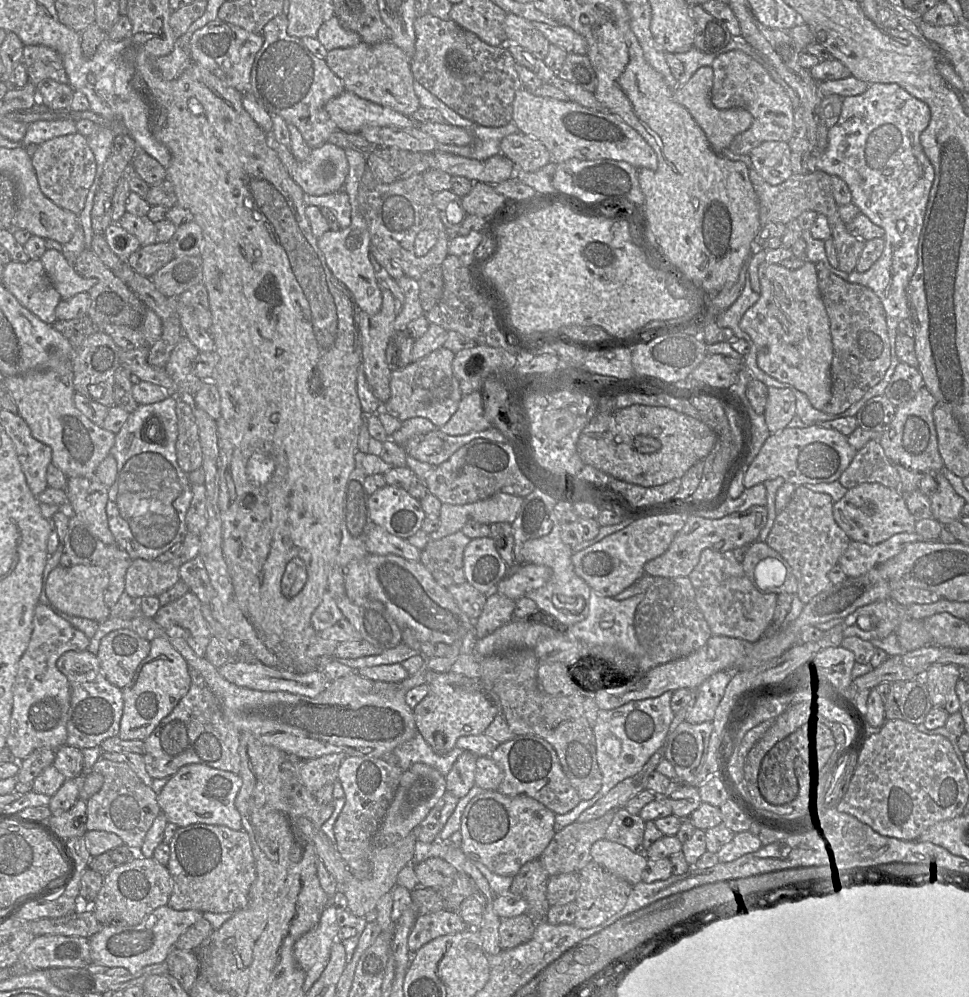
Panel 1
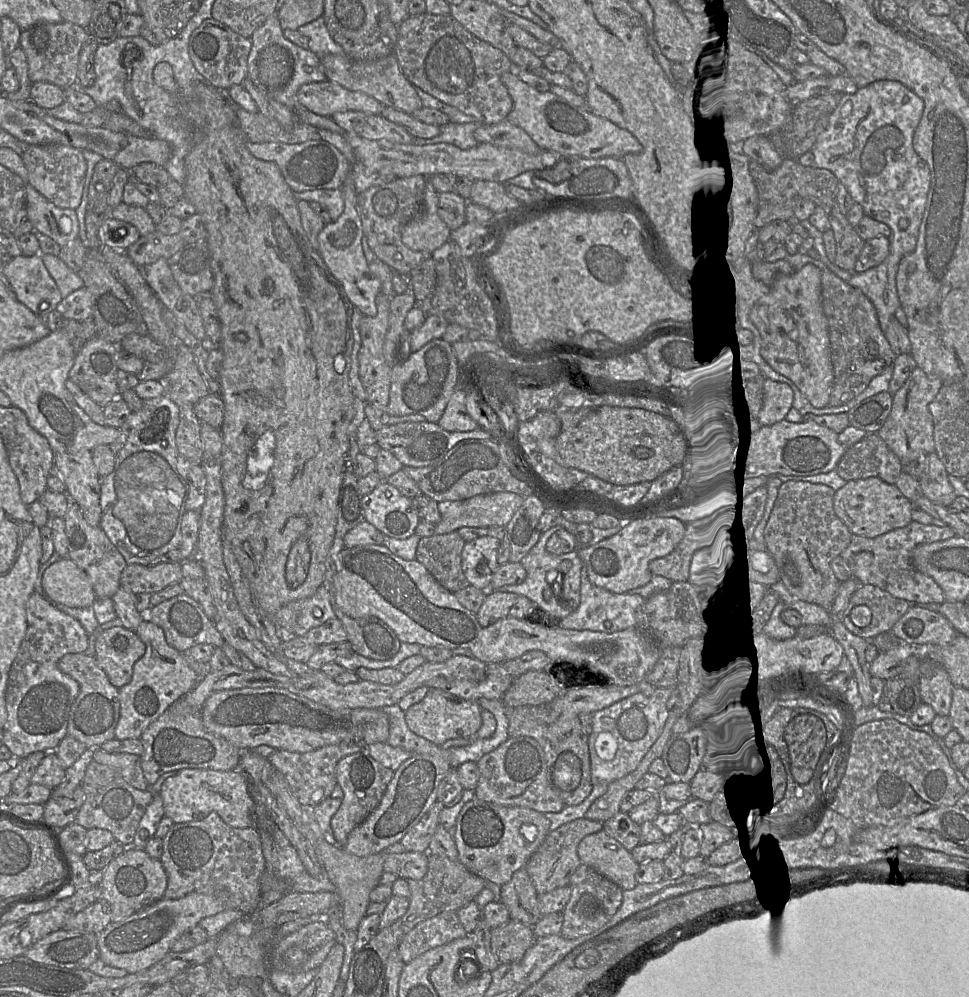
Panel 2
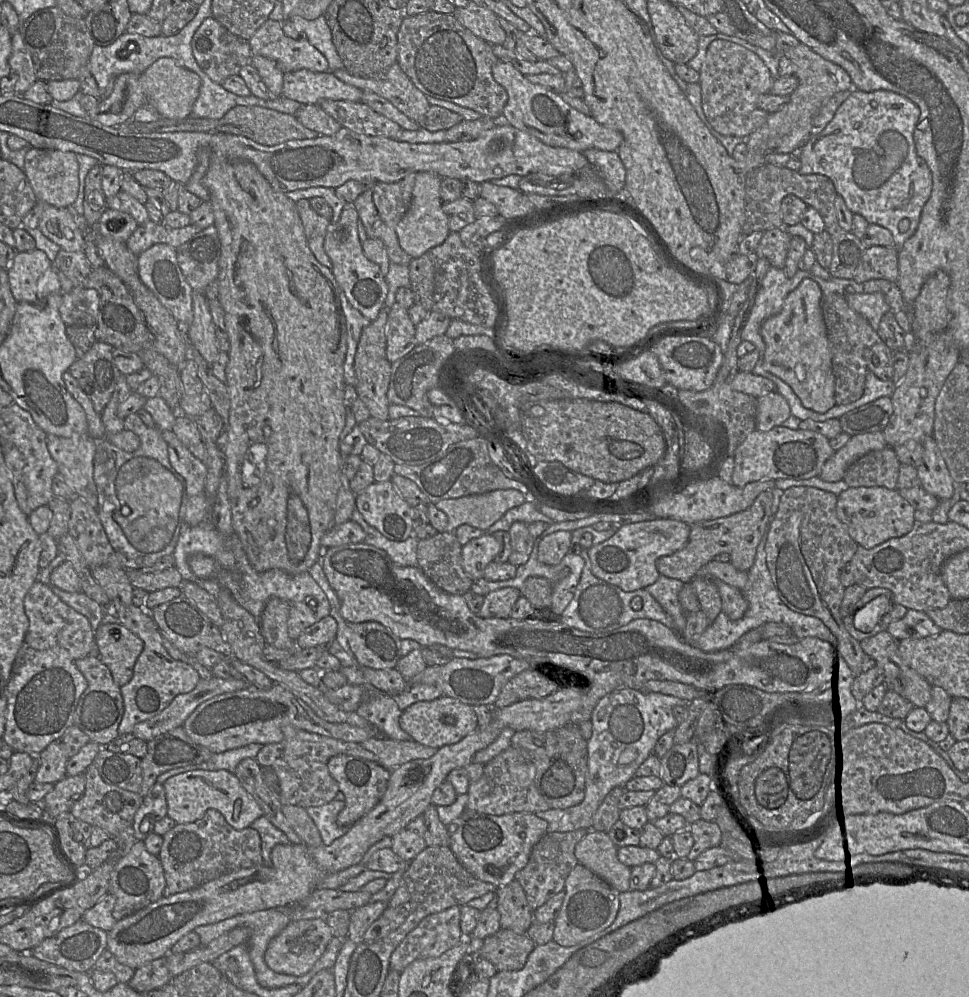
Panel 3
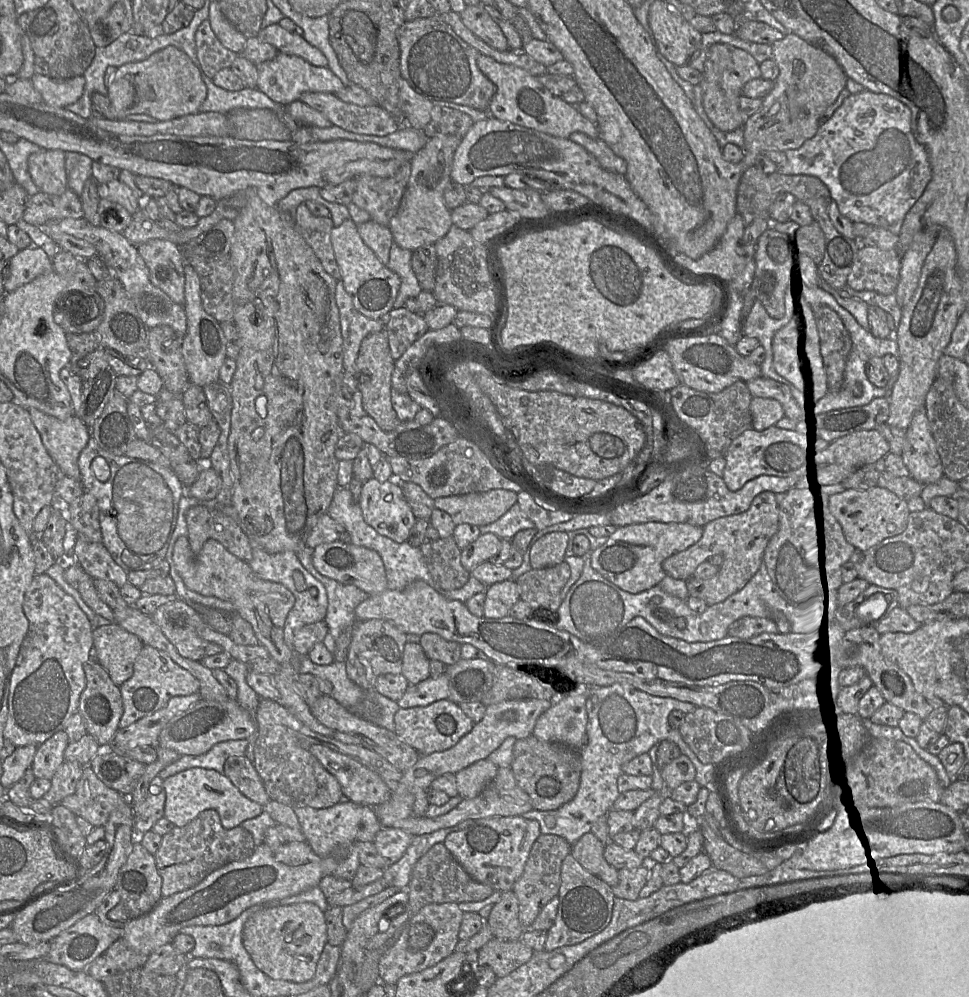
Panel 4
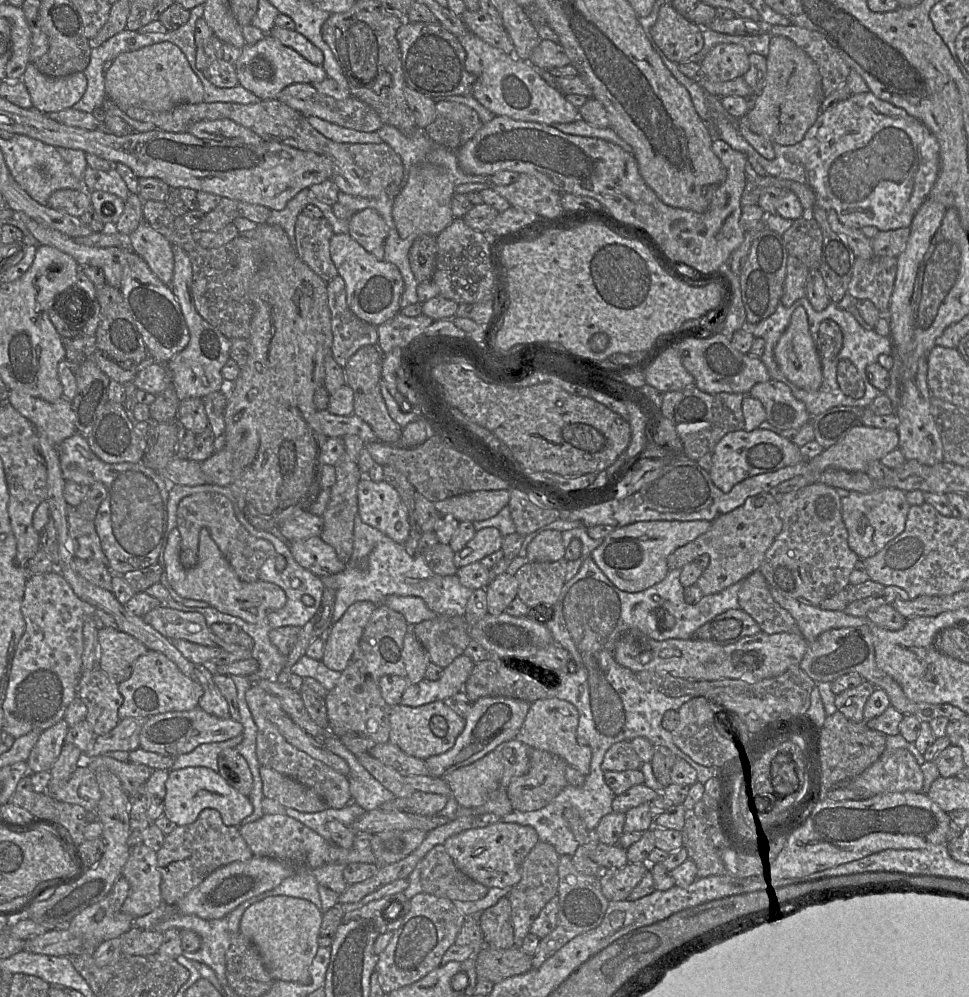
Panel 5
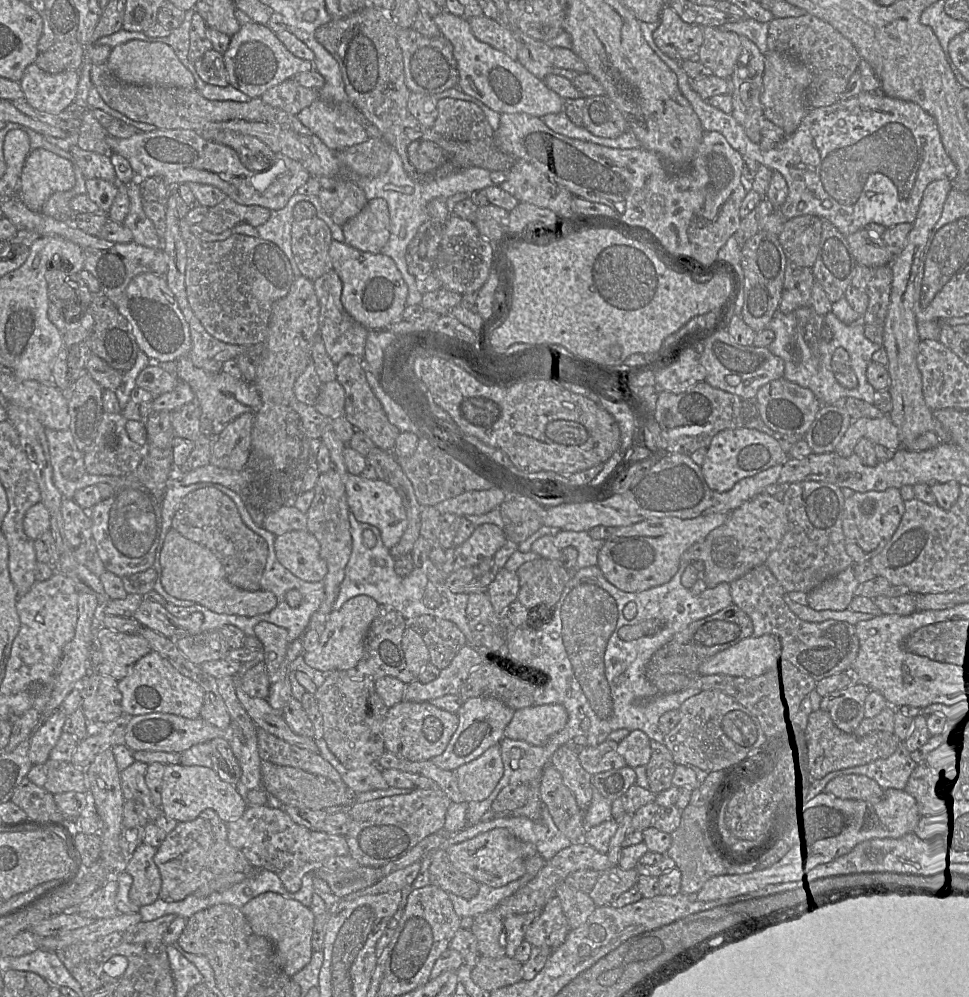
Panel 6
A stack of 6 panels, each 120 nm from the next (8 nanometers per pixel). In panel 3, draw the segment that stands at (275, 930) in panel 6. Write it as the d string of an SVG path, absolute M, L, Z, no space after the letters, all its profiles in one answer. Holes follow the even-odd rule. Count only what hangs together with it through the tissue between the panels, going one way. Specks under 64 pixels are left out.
M324 919L292 921L269 942L264 954L265 963L279 974L304 975L321 957L332 938L334 938L332 930Z

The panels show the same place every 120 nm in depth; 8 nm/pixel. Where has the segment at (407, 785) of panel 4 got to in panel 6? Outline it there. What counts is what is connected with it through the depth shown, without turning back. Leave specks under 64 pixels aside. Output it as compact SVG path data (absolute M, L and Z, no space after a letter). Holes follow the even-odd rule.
M474 697L466 700L457 715L459 725L449 741L445 751L431 759L437 767L455 771L458 767L480 757L488 748L499 744L504 738L504 730L515 710L494 698Z

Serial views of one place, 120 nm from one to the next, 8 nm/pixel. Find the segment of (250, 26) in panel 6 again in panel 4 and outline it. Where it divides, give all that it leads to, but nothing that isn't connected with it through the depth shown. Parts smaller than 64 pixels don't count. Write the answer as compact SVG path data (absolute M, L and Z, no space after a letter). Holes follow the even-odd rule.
M279 52L272 60L256 65L258 71L257 89L265 93L272 101L287 106L299 100L306 92L325 92L336 94L345 86L328 68L314 66L301 57Z

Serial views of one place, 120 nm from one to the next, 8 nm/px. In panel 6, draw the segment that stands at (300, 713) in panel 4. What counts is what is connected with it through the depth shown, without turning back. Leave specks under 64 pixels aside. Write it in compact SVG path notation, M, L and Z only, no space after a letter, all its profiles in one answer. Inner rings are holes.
M172 528L165 535L160 564L161 583L168 594L195 602L217 614L253 617L269 613L278 604L277 597L270 591L246 591L232 585L222 563L209 548L185 538Z

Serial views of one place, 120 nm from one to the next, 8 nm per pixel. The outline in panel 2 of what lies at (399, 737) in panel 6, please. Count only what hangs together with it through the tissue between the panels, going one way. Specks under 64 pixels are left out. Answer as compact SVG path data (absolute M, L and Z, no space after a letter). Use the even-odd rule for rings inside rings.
M431 688L421 701L405 711L405 721L416 735L441 746L449 739L475 738L482 725L481 710L478 700L465 700L439 688Z

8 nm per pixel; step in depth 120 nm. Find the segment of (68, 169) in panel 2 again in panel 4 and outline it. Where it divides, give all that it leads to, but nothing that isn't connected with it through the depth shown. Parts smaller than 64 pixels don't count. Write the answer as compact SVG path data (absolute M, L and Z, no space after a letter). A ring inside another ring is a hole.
M41 149L32 153L28 158L28 171L40 192L61 195L68 189L62 150Z

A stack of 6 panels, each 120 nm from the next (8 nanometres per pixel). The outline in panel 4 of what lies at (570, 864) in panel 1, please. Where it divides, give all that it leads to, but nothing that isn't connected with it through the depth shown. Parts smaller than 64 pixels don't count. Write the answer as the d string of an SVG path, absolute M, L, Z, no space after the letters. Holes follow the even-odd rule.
M541 833L534 842L523 874L512 889L519 901L519 920L525 929L532 926L541 909L558 895L562 862L571 853L572 846L565 838L554 834Z

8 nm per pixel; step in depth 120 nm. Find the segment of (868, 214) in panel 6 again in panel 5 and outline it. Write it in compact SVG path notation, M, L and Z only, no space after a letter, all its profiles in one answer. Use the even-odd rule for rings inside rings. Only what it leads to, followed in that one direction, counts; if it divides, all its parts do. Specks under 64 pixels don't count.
M872 92L852 94L838 104L822 109L815 123L808 129L804 138L797 144L783 146L773 143L775 157L772 160L757 156L757 161L764 168L766 175L792 180L808 185L816 194L816 204L827 212L835 210L839 221L846 227L860 229L864 226L874 226L879 231L896 230L910 227L913 217L922 203L928 198L940 171L940 146L935 135L918 119L909 115L904 109L877 98Z

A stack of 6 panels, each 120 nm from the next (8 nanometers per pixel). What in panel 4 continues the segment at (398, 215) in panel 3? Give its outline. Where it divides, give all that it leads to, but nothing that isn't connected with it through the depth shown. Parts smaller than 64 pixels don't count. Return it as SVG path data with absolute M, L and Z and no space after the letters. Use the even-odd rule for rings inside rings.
M410 162L402 164L391 177L360 175L355 178L357 187L352 202L365 210L371 220L389 227L390 220L399 209L410 175Z

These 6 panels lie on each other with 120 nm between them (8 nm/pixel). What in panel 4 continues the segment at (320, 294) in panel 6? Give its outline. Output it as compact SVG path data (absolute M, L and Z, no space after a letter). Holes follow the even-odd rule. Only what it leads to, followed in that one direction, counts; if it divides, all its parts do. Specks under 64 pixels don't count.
M337 281L335 302L339 310L340 328L343 340L343 367L346 373L356 375L356 359L362 340L371 333L384 329L384 320L369 319L355 307L343 282Z

